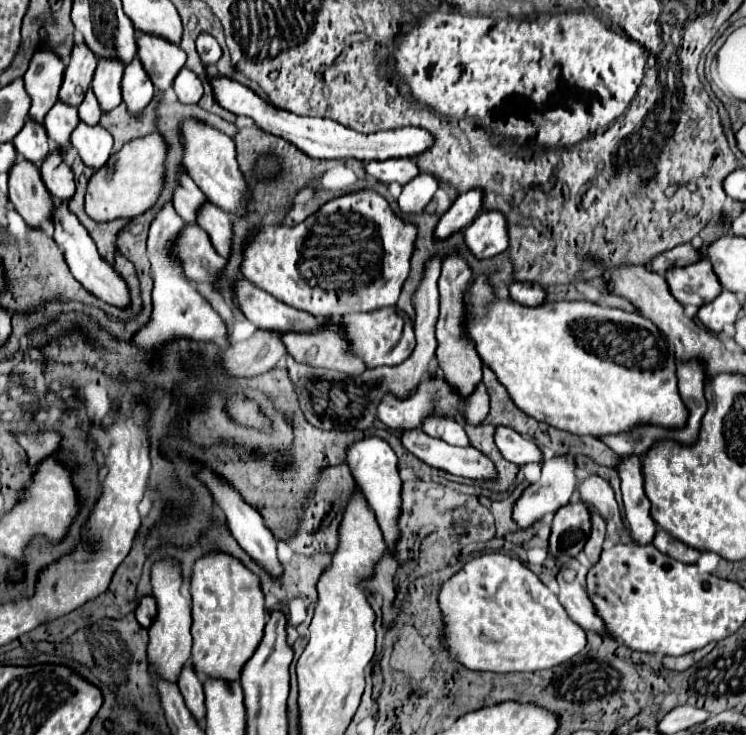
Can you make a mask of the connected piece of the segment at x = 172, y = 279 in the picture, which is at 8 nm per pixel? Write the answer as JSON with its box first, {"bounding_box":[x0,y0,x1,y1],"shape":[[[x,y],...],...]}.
{"bounding_box":[133,203,227,361],"shape":[[[165,203],[149,227],[147,257],[149,257],[151,269],[155,273],[153,311],[151,311],[147,325],[141,327],[133,337],[133,343],[137,347],[141,347],[141,351],[145,353],[145,357],[149,361],[153,361],[155,349],[159,345],[163,345],[175,337],[189,337],[195,341],[215,341],[215,343],[225,343],[225,339],[227,339],[227,329],[225,329],[225,323],[219,317],[219,313],[209,305],[209,301],[195,287],[191,287],[187,283],[183,273],[179,273],[179,265],[175,265],[175,261],[171,261],[171,257],[165,257],[167,253],[163,253],[163,249],[167,249],[167,241],[171,241],[171,237],[175,237],[175,233],[179,233],[179,227],[183,227],[183,225],[185,225],[185,221],[175,213],[173,205]]]}

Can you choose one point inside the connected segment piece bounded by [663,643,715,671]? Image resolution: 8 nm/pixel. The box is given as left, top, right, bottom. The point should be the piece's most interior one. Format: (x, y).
(685, 661)

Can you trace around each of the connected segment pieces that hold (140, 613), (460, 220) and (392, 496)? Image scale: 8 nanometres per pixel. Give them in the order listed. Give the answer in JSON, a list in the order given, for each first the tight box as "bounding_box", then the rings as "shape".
[{"bounding_box":[135,597,157,629],"shape":[[[143,597],[141,603],[139,603],[139,607],[137,607],[137,611],[135,611],[135,617],[137,617],[137,621],[139,621],[141,627],[149,629],[151,623],[155,621],[155,617],[157,617],[155,599],[153,597]]]},{"bounding_box":[435,189,483,239],"shape":[[[471,189],[467,193],[461,193],[455,199],[455,203],[441,217],[441,221],[435,229],[435,237],[445,239],[451,233],[463,229],[471,219],[477,217],[481,205],[483,205],[483,189]]]},{"bounding_box":[347,437,401,547],"shape":[[[367,437],[363,441],[357,441],[349,447],[347,451],[347,465],[353,471],[355,481],[363,487],[363,493],[367,495],[367,503],[377,515],[377,521],[381,525],[381,531],[385,535],[385,541],[389,547],[395,547],[395,541],[399,539],[397,531],[397,517],[399,517],[399,505],[401,505],[401,479],[399,479],[399,469],[397,469],[397,455],[379,437]]]}]

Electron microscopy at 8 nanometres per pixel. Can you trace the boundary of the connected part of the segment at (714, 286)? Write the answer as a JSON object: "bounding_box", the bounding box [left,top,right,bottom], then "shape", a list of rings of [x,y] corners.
{"bounding_box":[663,259,721,307],"shape":[[[705,259],[691,263],[687,267],[667,269],[663,277],[667,281],[671,295],[681,305],[695,305],[695,307],[707,305],[721,291],[721,285],[711,269],[711,263]]]}

